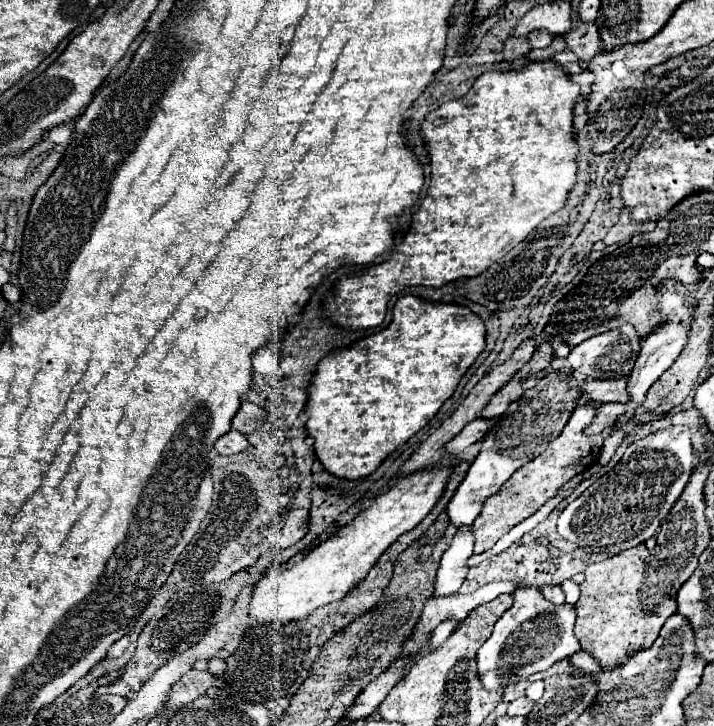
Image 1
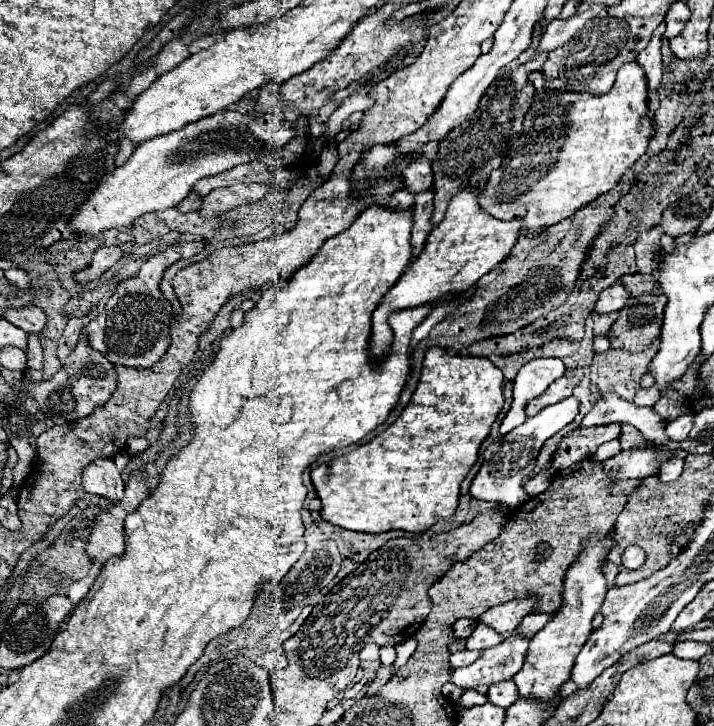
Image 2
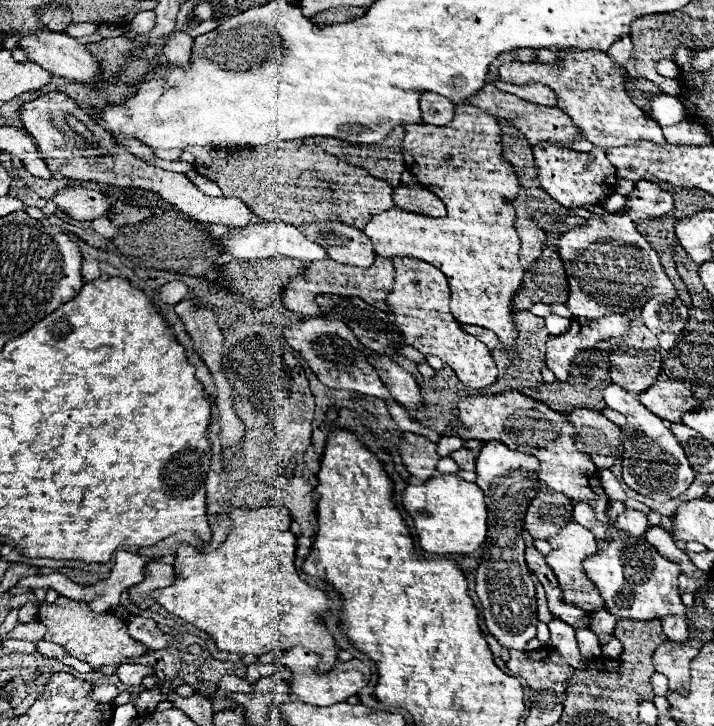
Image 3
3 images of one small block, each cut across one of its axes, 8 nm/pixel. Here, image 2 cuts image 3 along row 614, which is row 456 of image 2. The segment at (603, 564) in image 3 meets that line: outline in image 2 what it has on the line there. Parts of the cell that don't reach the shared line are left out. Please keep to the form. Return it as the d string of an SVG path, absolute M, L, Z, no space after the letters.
M650 446L648 450L624 450L618 456L606 460L602 464L602 468L616 482L612 492L632 494L646 476L658 474L660 466L670 456L686 458L688 452L684 452L684 450L672 452L662 446Z

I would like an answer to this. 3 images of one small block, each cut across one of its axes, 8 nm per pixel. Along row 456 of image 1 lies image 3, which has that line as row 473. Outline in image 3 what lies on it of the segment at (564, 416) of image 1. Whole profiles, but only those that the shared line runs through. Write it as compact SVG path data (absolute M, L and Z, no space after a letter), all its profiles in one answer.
M500 442L482 446L476 458L476 486L486 496L488 508L488 540L482 546L482 562L476 570L476 592L482 602L482 614L488 634L492 634L502 648L524 652L528 640L536 638L536 592L530 580L530 570L524 562L524 512L538 494L536 480L538 460L522 452L508 450Z

